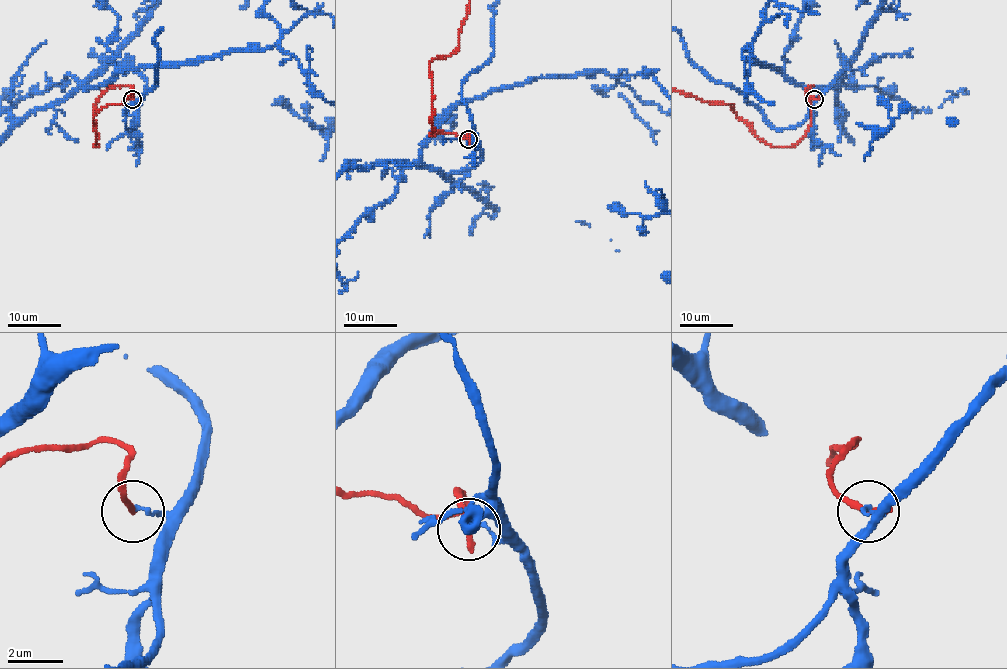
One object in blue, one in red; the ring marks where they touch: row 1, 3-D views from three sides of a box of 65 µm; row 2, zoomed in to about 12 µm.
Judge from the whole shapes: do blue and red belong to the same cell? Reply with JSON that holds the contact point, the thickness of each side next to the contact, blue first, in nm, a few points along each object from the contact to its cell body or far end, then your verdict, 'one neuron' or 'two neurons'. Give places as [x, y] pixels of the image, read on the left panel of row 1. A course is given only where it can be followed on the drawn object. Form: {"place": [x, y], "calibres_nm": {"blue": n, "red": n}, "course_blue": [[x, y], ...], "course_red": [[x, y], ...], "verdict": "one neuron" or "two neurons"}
{"place": [132, 99], "calibres_nm": {"blue": 130, "red": 280}, "course_blue": [[133, 98], [131, 129], [126, 108], [157, 84], [162, 28]], "verdict": "two neurons"}

